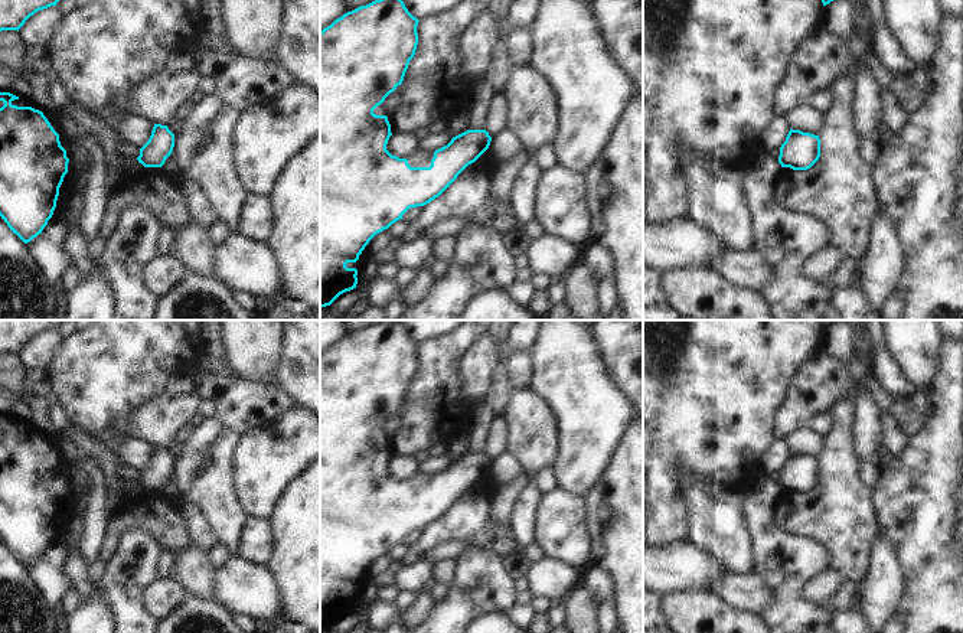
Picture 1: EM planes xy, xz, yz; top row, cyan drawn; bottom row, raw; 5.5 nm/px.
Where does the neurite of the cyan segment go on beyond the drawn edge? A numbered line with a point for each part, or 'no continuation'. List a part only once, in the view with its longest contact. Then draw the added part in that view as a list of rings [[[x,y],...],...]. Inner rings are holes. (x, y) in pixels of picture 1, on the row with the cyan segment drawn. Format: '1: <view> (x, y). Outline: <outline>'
no continuation

